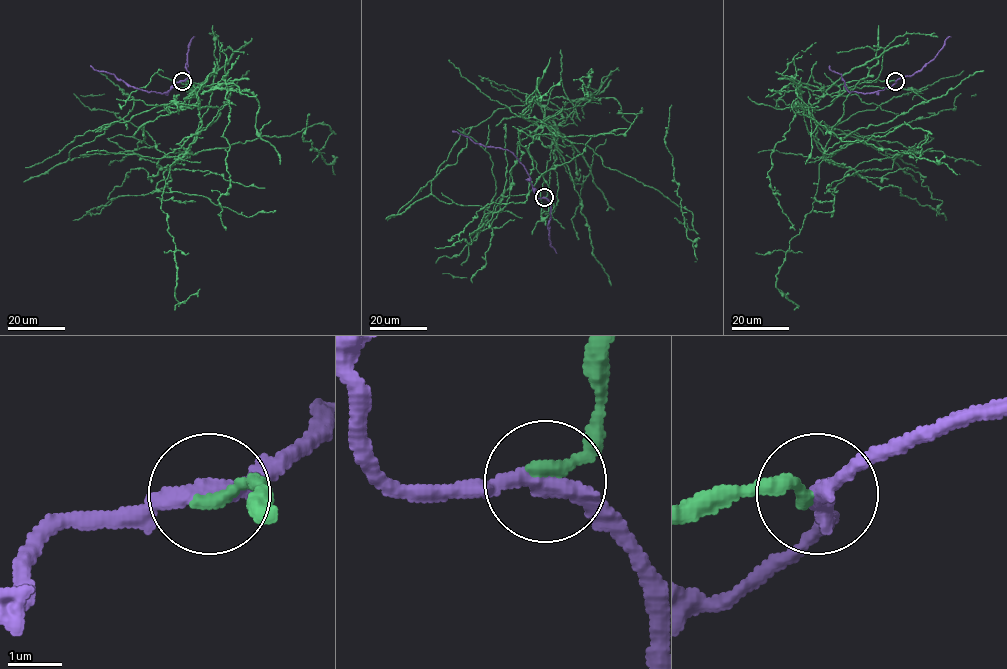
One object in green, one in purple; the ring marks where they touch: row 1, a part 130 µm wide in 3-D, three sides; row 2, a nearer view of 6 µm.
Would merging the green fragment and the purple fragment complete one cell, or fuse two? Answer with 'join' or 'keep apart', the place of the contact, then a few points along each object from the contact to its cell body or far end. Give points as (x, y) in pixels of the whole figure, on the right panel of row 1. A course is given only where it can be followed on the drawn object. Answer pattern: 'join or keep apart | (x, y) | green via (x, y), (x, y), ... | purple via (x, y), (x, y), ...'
keep apart | (895, 81) | green via (895, 81), (809, 84), (815, 137), (829, 154), (905, 124), (928, 133), (919, 157), (841, 141), (802, 113) | purple via (895, 81), (890, 86), (870, 93), (850, 91), (840, 74), (829, 66)

